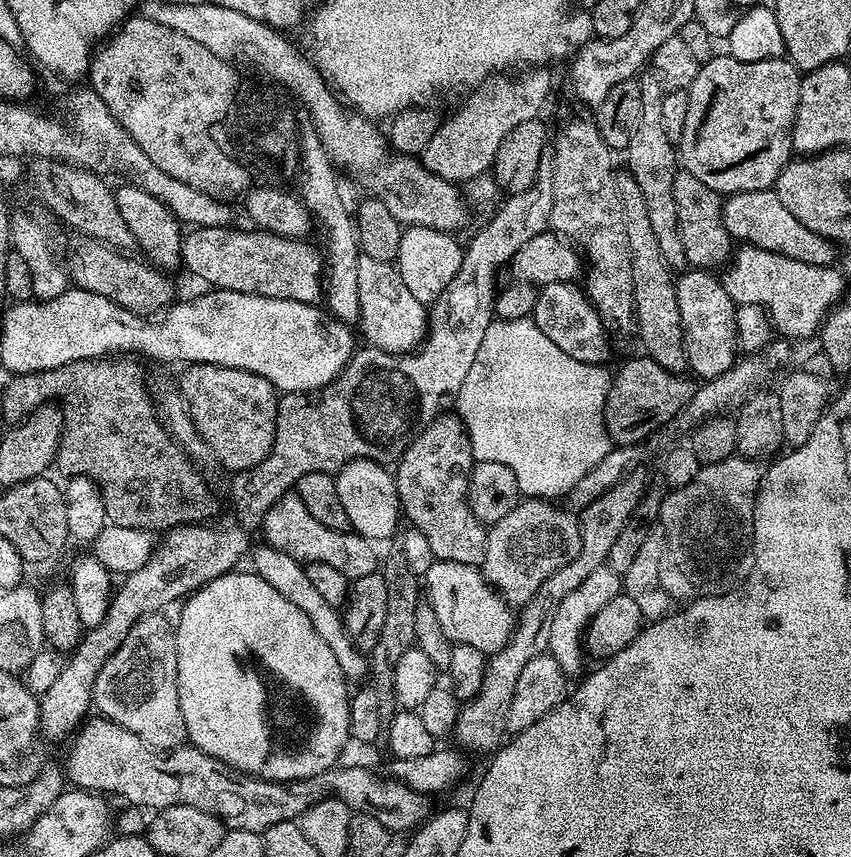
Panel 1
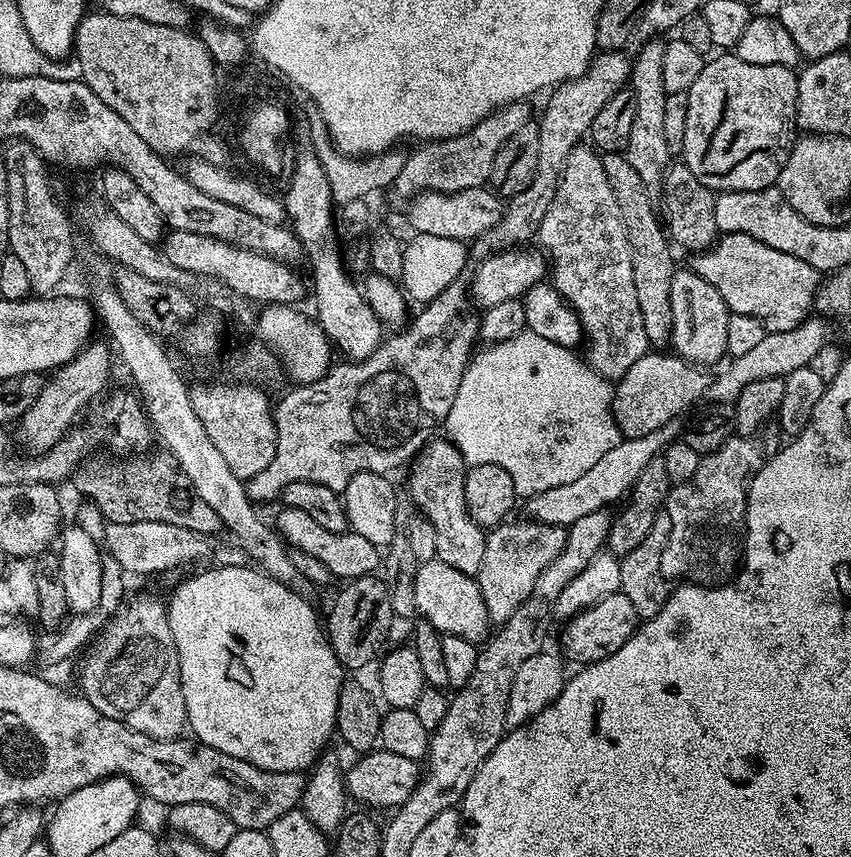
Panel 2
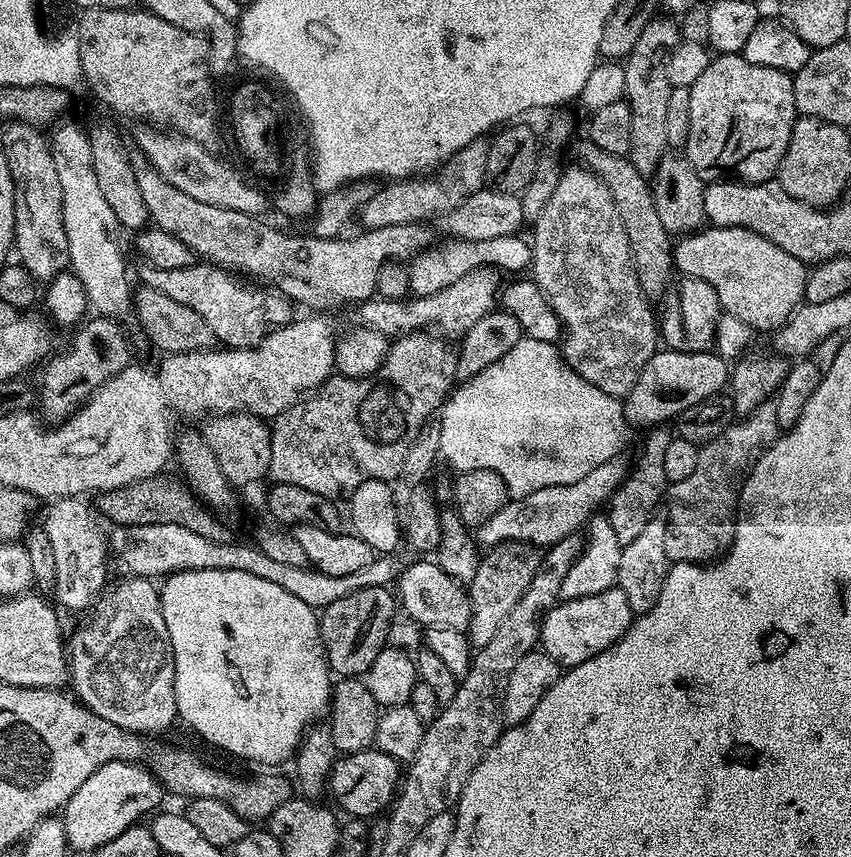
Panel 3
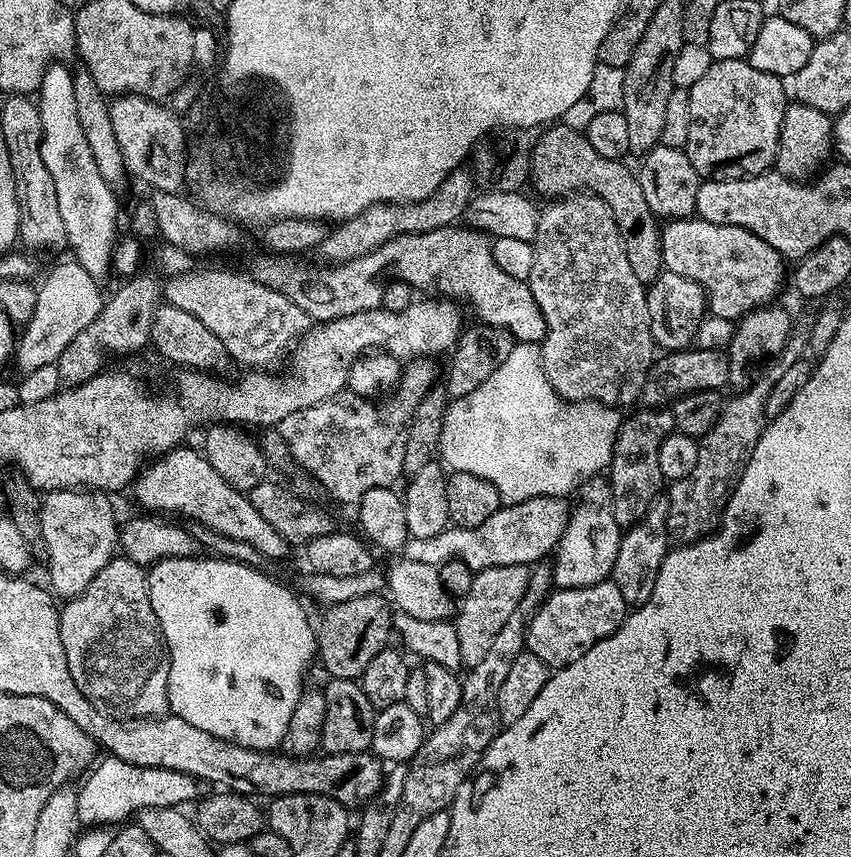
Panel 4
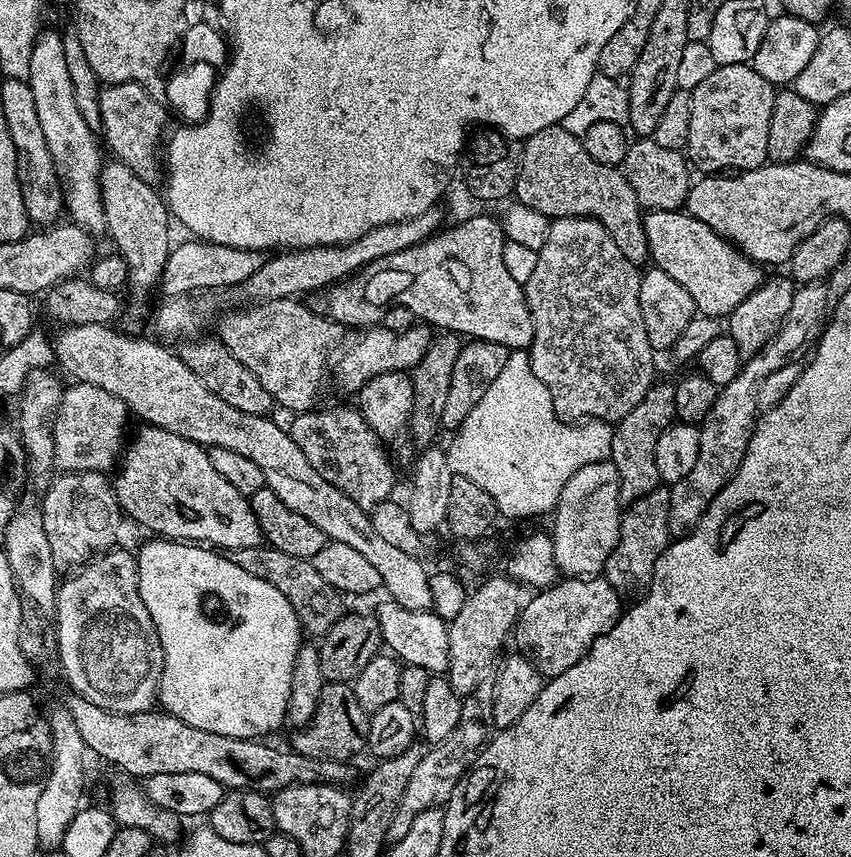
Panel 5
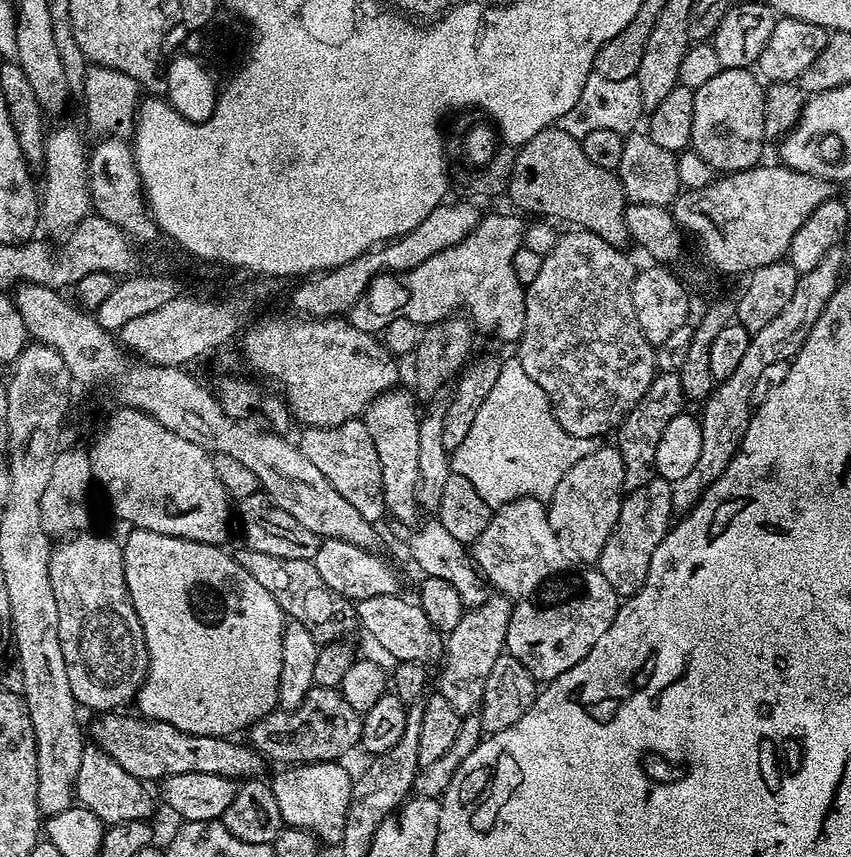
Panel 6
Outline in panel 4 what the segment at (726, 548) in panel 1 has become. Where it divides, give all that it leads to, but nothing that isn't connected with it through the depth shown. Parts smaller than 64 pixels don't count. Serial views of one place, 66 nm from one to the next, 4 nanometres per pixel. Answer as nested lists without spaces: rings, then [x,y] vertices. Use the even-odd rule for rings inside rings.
[[[776,358],[763,365],[764,373],[753,379],[748,387],[737,391],[733,400],[724,405],[718,422],[705,436],[699,437],[698,462],[686,478],[673,480],[667,485],[668,497],[668,535],[676,542],[703,540],[716,531],[724,503],[732,494],[733,488],[740,481],[740,475],[758,446],[758,438],[764,433],[766,415],[769,411],[768,395],[782,374],[786,374],[789,361]]]

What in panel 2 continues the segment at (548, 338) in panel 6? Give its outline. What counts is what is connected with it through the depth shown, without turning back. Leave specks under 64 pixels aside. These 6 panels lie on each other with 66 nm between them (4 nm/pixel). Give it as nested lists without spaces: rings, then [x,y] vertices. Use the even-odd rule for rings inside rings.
[[[577,146],[566,158],[564,169],[558,182],[558,190],[554,190],[554,202],[550,202],[550,210],[546,210],[546,218],[542,218],[542,226],[538,233],[539,247],[546,253],[550,261],[550,283],[565,302],[578,314],[583,335],[588,340],[586,359],[589,366],[599,376],[613,382],[621,380],[648,351],[650,345],[646,338],[646,326],[642,326],[642,310],[638,307],[638,298],[634,291],[634,266],[630,242],[626,238],[626,226],[622,226],[622,218],[618,210],[618,202],[614,202],[614,190],[610,190],[610,182],[606,178],[606,170],[592,146]]]

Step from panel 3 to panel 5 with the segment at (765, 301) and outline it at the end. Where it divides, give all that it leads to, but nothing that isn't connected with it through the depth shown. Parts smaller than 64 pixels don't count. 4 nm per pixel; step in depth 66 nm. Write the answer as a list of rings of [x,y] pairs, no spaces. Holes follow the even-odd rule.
[[[648,210],[643,213],[643,218],[651,263],[661,268],[666,274],[670,274],[670,278],[674,278],[686,289],[686,294],[694,298],[699,315],[726,318],[740,302],[746,302],[746,298],[750,298],[750,294],[759,284],[764,283],[766,276],[765,273],[760,273],[763,272],[761,265],[749,258],[746,253],[741,252],[729,240],[725,240],[714,230],[710,230],[706,222],[689,216],[687,211]]]

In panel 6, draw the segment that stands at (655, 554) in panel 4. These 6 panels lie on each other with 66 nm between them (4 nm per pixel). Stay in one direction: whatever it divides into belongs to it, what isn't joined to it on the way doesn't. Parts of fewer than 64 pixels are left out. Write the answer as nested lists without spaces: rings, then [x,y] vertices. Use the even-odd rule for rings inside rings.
[[[653,475],[652,479],[631,489],[621,499],[618,522],[610,538],[606,538],[606,546],[602,546],[602,554],[598,561],[598,570],[602,578],[606,578],[610,586],[614,586],[621,598],[633,596],[646,582],[650,558],[654,558],[654,550],[658,550],[658,542],[662,542],[662,538],[668,533],[670,521],[674,516],[672,485],[673,481]]]

